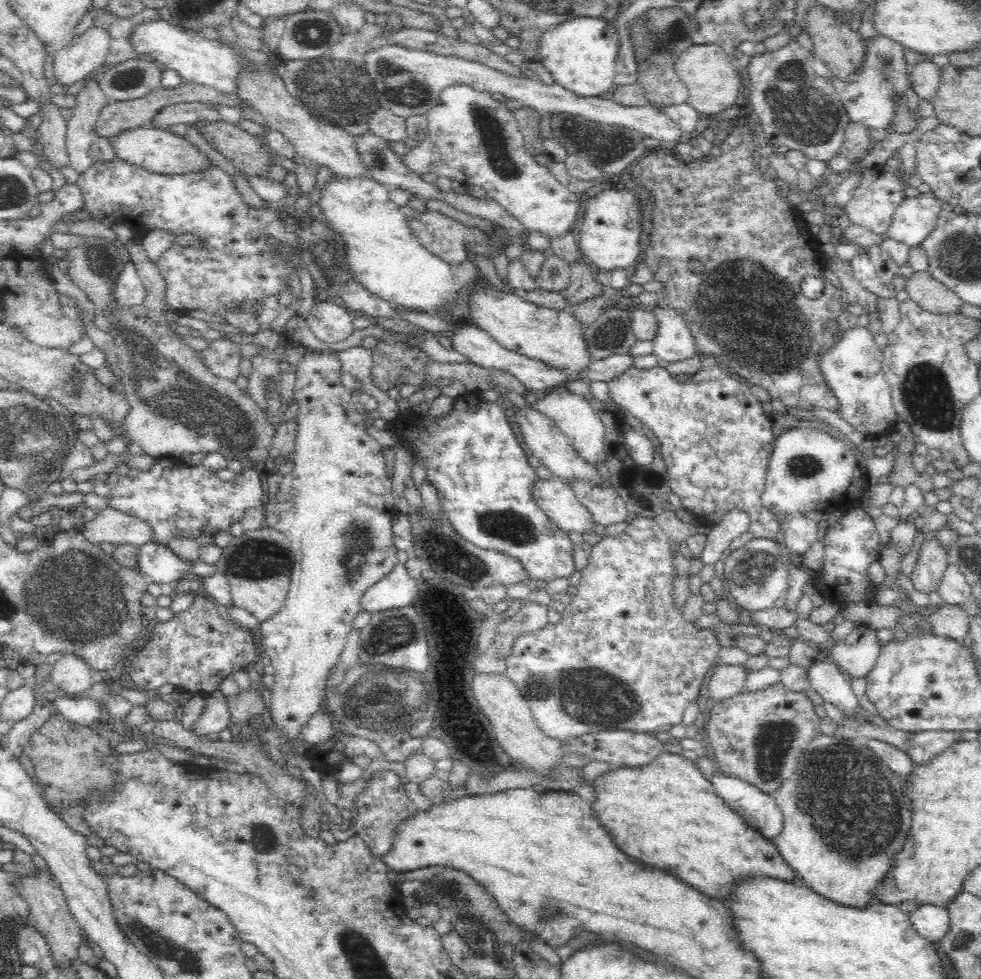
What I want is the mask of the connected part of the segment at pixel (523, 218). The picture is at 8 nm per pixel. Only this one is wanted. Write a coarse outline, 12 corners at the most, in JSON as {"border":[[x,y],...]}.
{"border":[[444,88],[412,171],[482,187],[528,232],[575,231],[571,192],[511,110]]}

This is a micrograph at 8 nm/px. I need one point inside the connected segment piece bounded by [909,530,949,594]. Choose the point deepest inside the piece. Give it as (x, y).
(928, 572)

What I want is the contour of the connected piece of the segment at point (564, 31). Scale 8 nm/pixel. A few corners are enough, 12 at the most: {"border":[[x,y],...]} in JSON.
{"border":[[576,17],[542,34],[536,60],[576,96],[614,89],[612,21]]}

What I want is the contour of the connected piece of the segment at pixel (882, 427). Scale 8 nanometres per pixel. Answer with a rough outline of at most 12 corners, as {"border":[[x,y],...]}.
{"border":[[844,330],[817,359],[840,402],[864,435],[897,423],[870,330]]}

